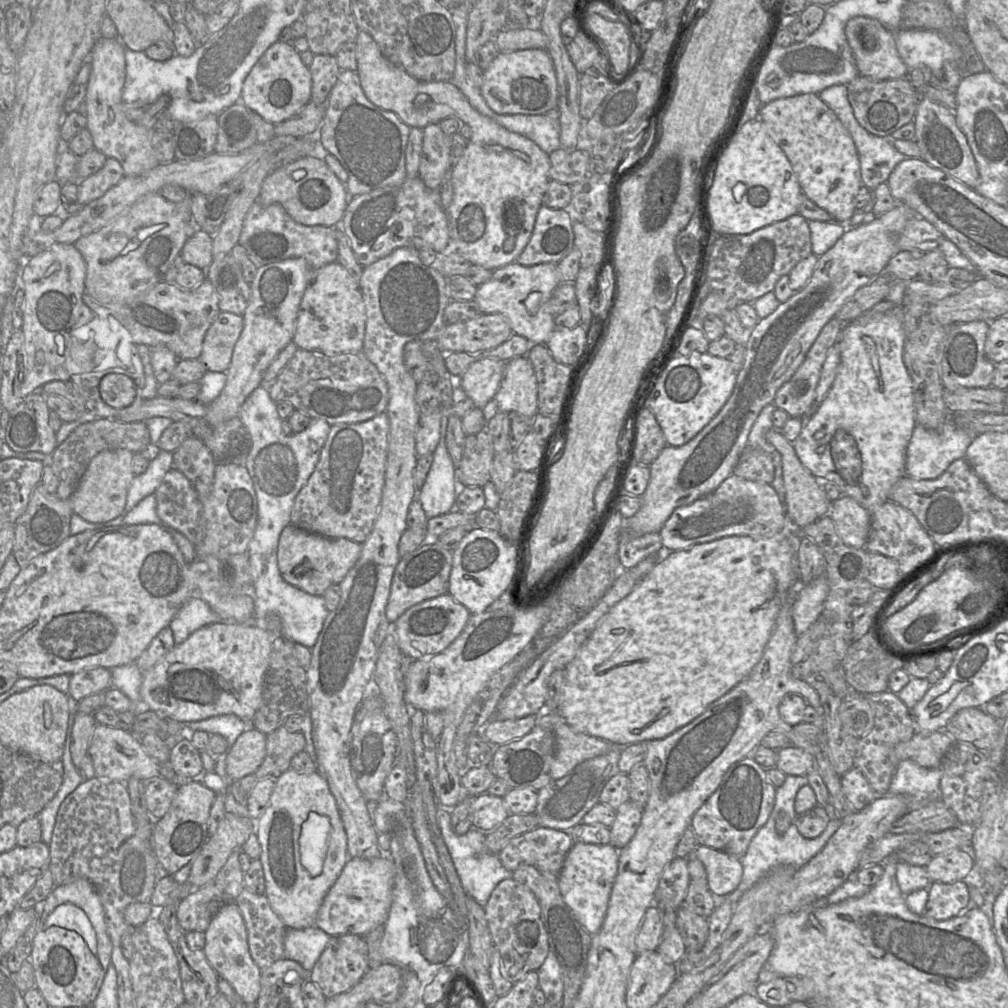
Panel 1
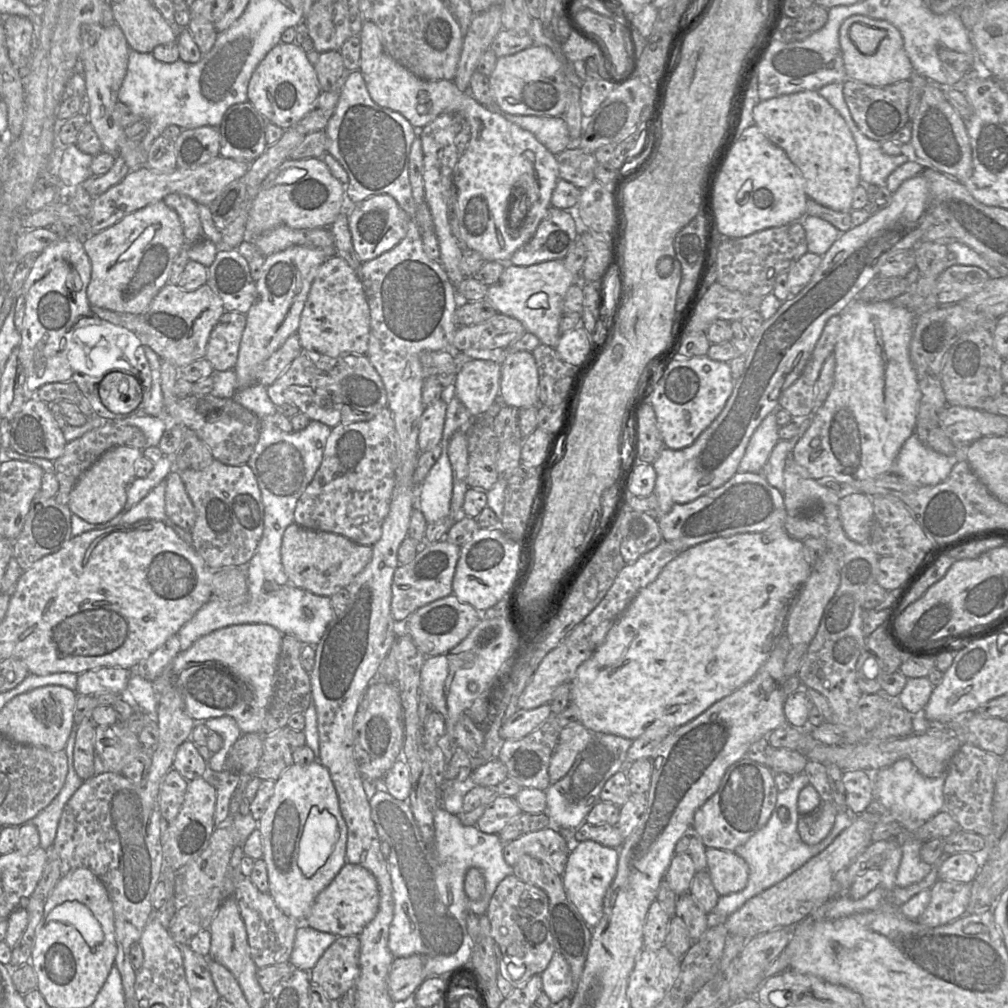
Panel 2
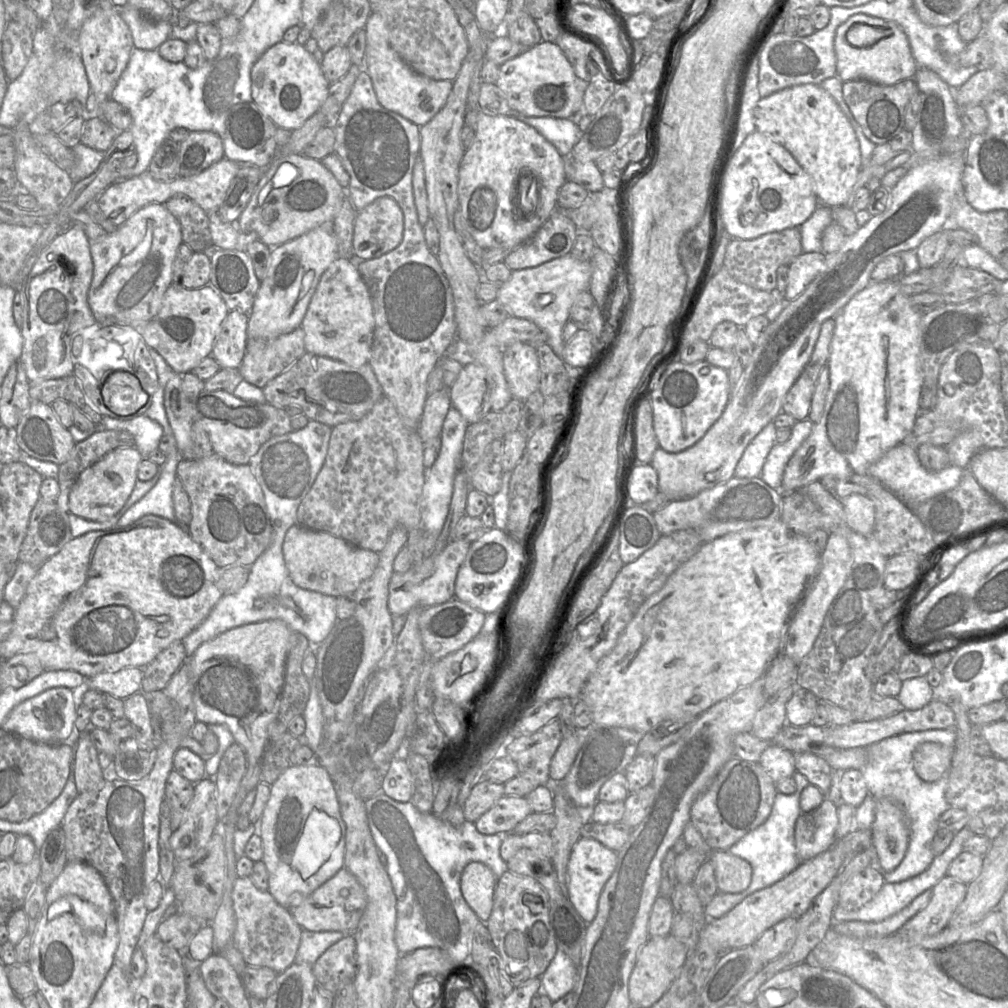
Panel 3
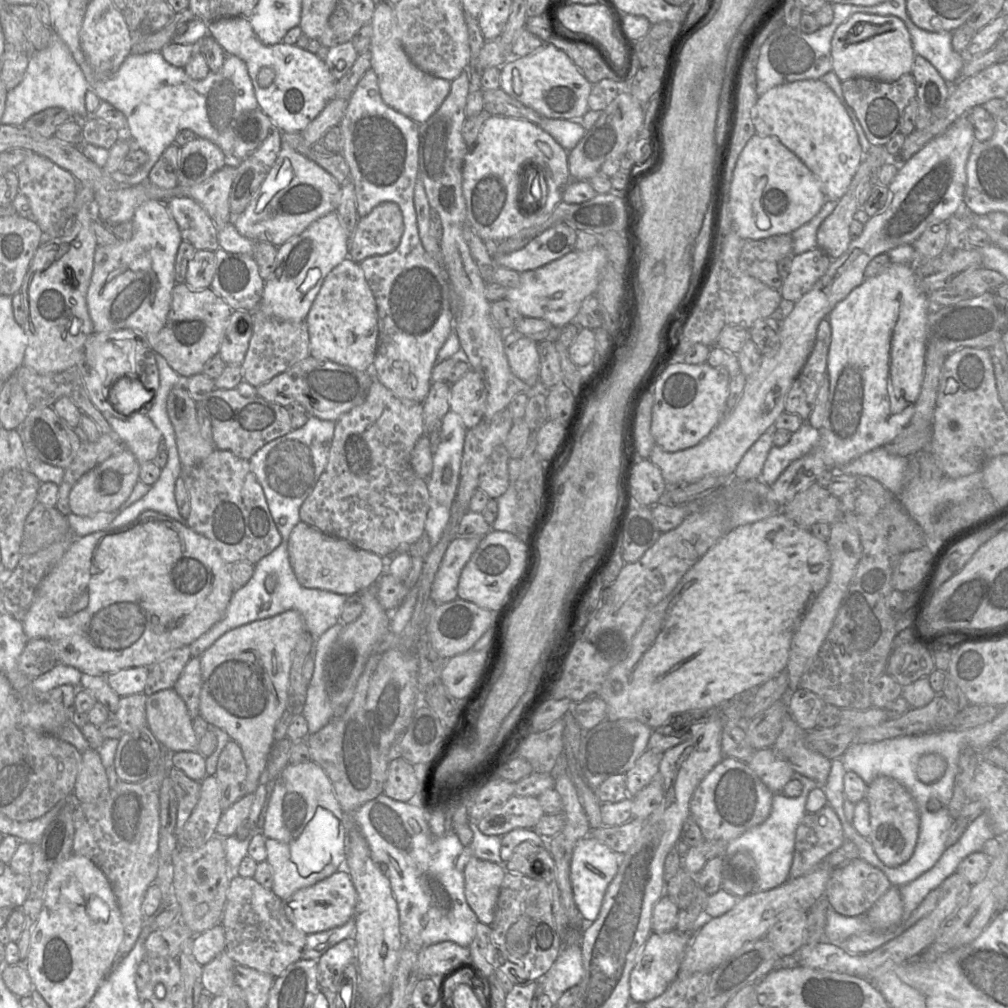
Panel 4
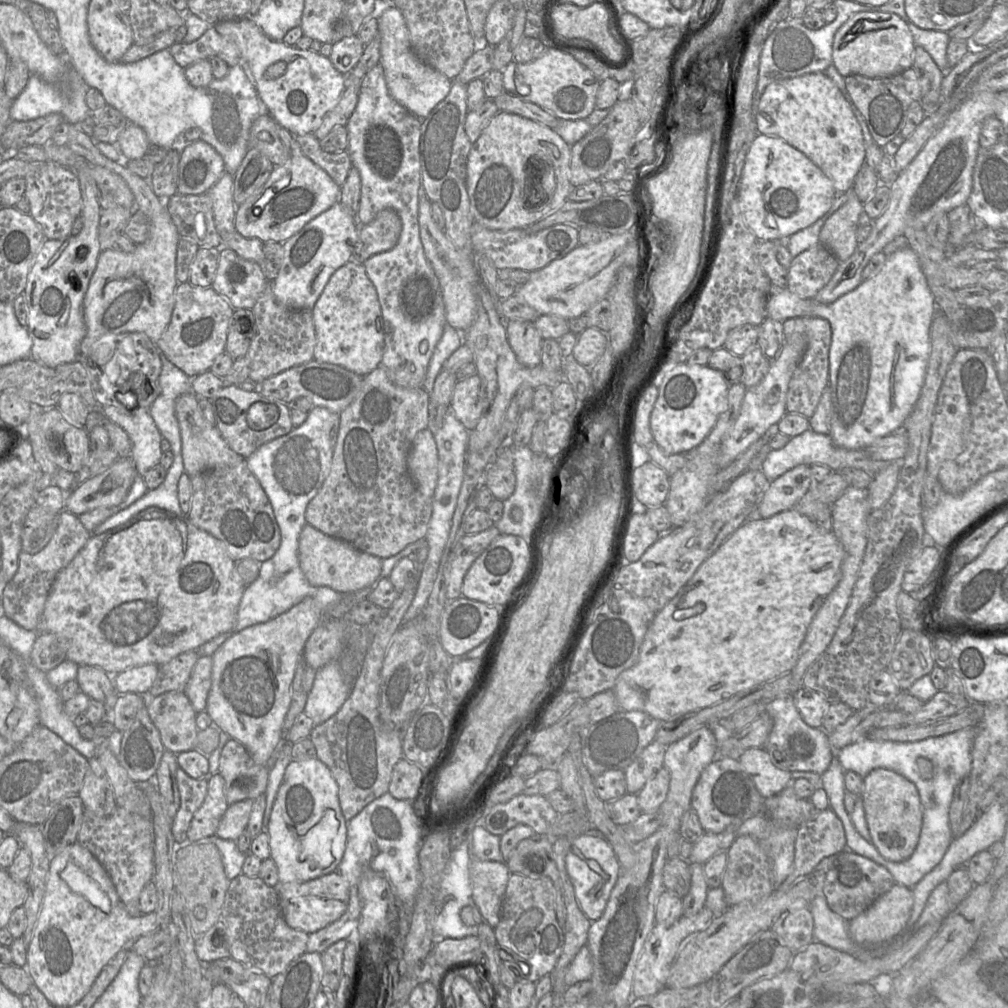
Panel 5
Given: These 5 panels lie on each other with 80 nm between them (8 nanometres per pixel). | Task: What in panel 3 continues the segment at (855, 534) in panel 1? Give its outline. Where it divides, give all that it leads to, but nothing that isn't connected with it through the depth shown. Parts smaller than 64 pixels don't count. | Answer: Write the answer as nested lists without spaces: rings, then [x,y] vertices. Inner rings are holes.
[[[854,493],[841,499],[848,526],[862,535],[871,535],[875,524],[875,506],[864,494]]]

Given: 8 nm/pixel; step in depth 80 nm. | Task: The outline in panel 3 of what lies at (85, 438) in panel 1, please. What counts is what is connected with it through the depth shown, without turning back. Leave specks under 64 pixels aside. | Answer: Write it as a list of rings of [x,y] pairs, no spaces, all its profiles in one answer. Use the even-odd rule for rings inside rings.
[[[98,428],[87,439],[76,442],[69,458],[59,465],[56,505],[69,512],[69,493],[79,474],[114,449],[134,446],[134,437],[129,432],[104,428]]]

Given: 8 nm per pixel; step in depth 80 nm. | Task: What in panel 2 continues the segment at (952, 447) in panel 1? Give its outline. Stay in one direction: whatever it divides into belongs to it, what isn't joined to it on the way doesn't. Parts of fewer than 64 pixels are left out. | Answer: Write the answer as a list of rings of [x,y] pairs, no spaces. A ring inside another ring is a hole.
[[[914,433],[904,442],[890,473],[894,473],[915,486],[935,486],[945,481],[954,465],[965,460],[965,448],[967,446],[957,446],[955,453],[947,456],[934,451],[925,445]]]

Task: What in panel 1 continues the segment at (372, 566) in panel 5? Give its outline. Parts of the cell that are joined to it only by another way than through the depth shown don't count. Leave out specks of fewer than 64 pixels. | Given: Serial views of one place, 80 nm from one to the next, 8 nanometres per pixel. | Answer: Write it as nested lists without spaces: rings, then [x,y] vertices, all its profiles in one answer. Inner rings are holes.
[[[287,525],[278,541],[277,561],[282,578],[292,586],[316,596],[323,596],[325,590],[339,584],[349,570],[356,564],[362,552],[362,544],[347,538],[330,538],[302,530],[294,525]]]

